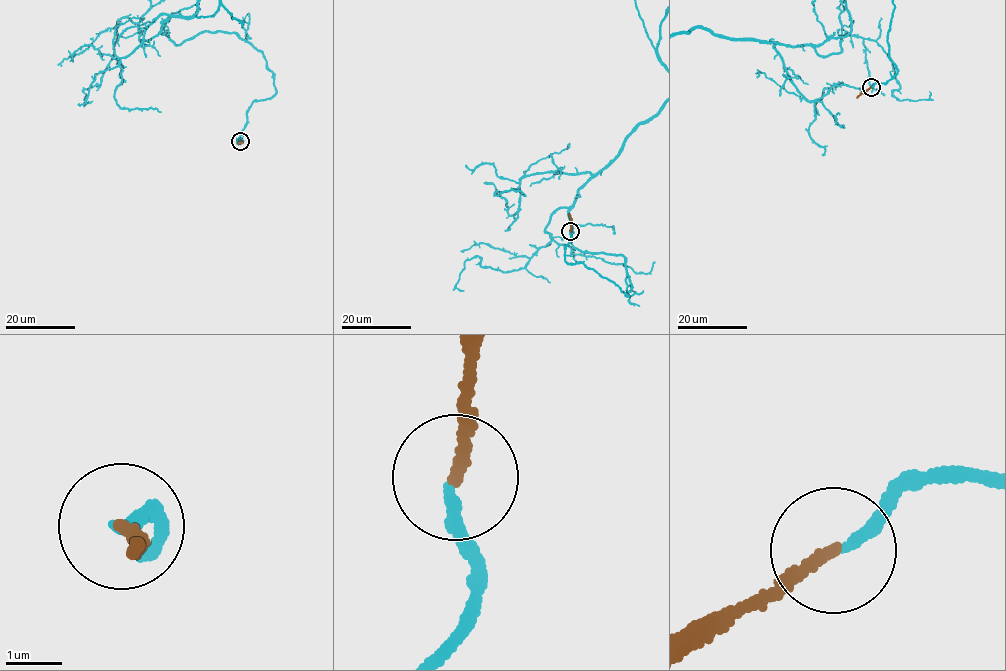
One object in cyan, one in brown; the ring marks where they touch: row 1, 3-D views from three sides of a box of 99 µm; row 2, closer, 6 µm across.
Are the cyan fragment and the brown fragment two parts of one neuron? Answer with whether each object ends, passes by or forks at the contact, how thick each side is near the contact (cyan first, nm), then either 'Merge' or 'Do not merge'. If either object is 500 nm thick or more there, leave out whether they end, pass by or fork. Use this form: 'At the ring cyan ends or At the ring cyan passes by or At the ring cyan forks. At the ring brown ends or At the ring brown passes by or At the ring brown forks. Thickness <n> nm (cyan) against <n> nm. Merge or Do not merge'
At the ring cyan ends. At the ring brown ends. Thickness 200 nm (cyan) against 190 nm. Merge

